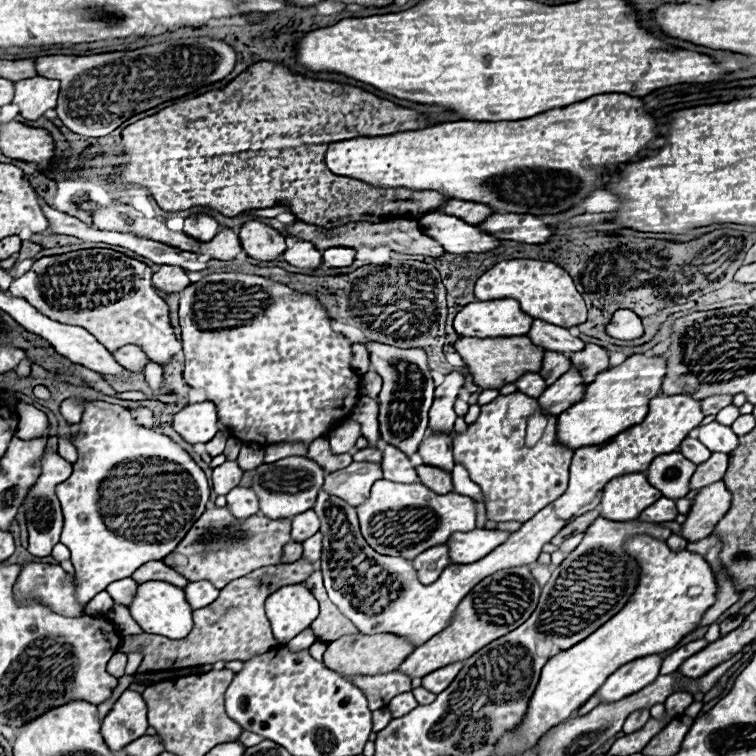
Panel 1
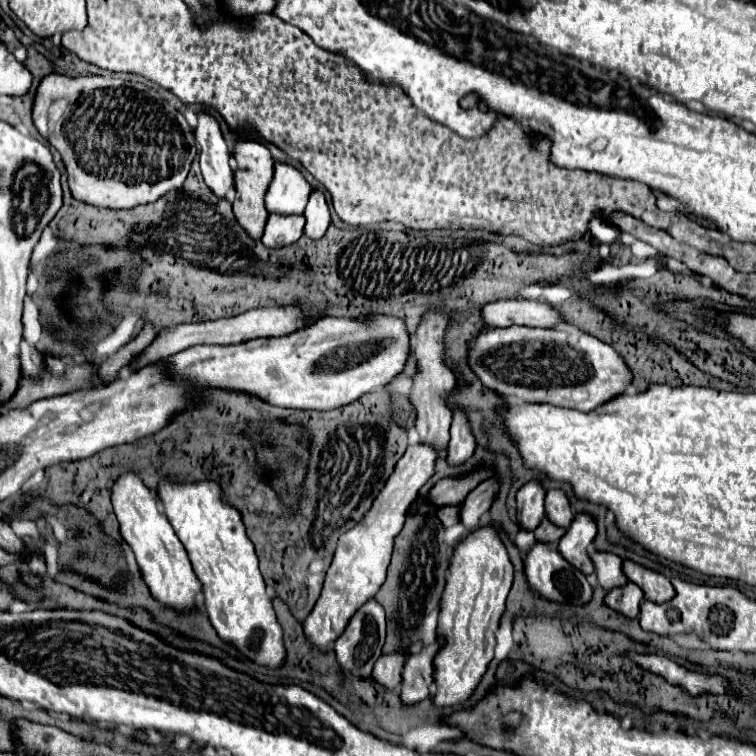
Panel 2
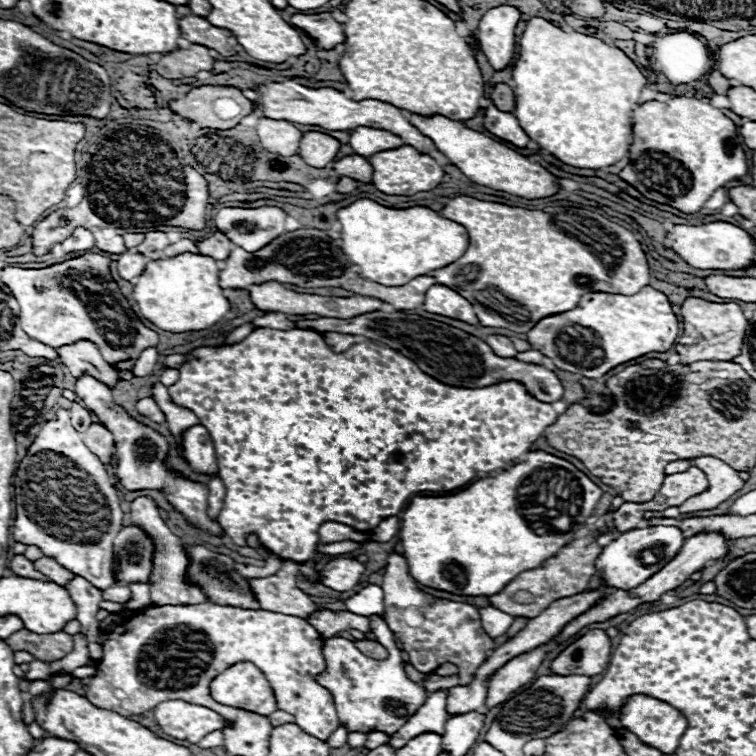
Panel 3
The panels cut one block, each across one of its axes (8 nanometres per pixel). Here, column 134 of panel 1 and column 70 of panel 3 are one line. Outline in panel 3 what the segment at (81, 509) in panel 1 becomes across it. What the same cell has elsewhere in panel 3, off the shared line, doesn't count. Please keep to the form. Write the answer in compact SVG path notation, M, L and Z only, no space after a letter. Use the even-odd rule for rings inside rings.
M58 410L56 418L44 424L40 434L28 448L28 454L20 462L12 478L12 484L14 484L14 502L16 502L16 520L12 526L12 536L16 542L38 546L44 552L44 556L54 558L58 564L62 564L76 576L90 580L100 590L106 590L112 584L116 584L114 536L118 534L118 530L122 530L122 518L124 518L118 490L110 482L110 476L104 464L100 462L100 458L84 446L80 432L72 428L68 410Z

